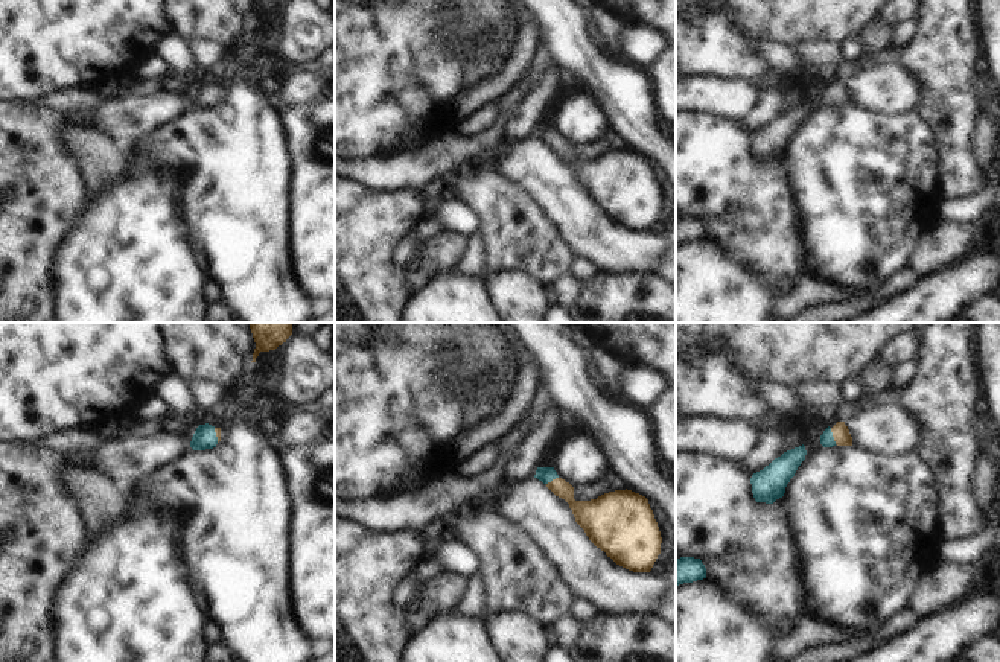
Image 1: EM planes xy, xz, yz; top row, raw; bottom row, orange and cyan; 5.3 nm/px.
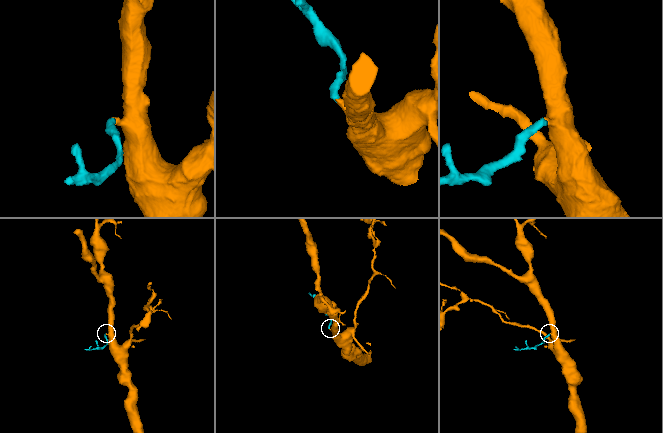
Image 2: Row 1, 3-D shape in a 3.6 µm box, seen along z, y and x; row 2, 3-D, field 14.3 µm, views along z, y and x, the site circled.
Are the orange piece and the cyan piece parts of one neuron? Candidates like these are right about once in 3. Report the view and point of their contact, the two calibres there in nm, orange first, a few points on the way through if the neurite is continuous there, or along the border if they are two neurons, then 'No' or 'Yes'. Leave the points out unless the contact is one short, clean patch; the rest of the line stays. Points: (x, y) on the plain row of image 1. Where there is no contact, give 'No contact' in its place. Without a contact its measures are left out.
Touches orange at yz (833, 95). Thickness 90 nm (orange) against 80 nm. Path across: yz (840, 92), (833, 95), (827, 99). Yes.

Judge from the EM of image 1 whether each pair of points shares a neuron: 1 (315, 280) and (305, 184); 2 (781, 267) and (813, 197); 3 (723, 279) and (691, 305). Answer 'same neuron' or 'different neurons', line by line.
1: same neuron
2: different neurons
3: same neuron

